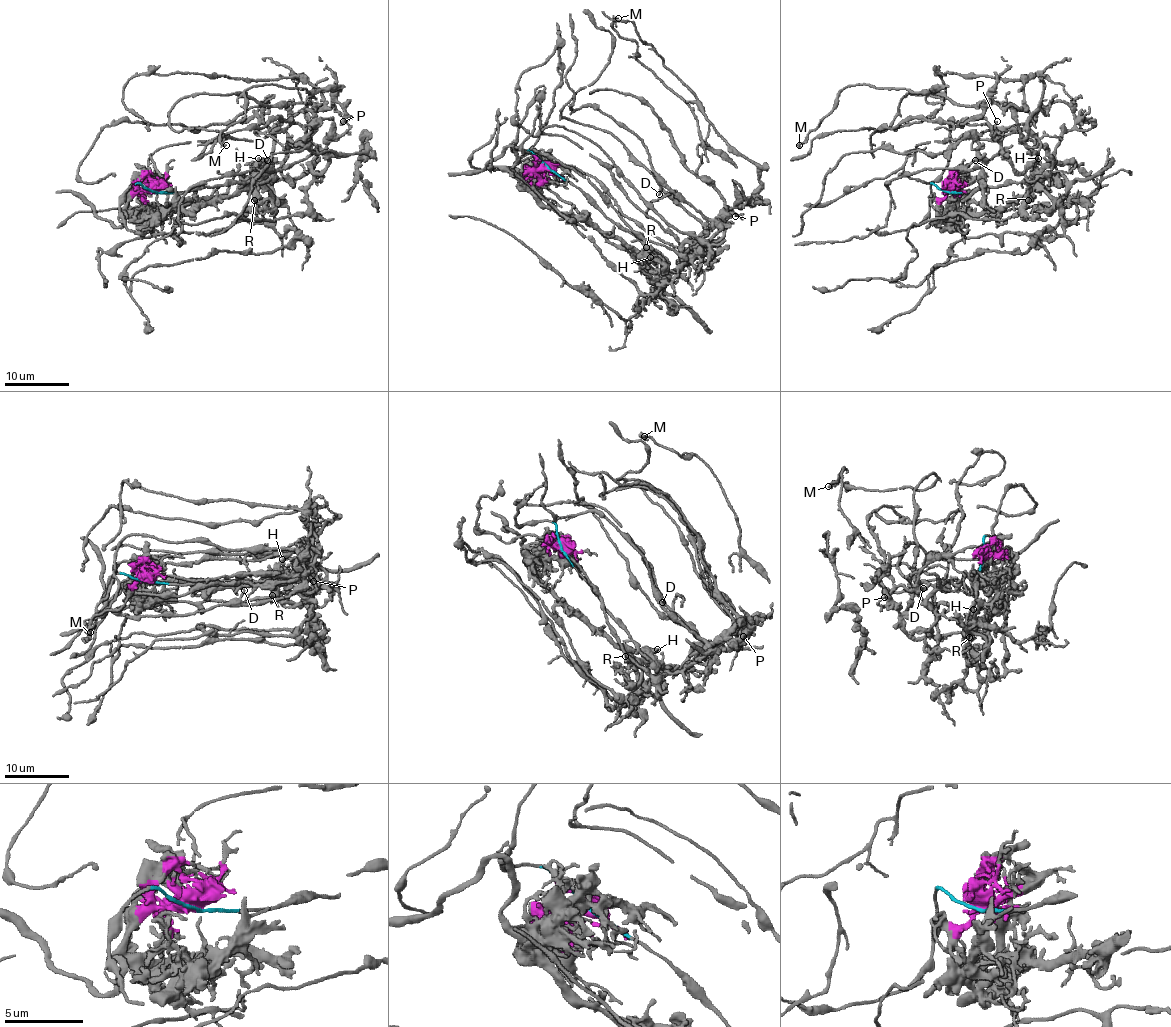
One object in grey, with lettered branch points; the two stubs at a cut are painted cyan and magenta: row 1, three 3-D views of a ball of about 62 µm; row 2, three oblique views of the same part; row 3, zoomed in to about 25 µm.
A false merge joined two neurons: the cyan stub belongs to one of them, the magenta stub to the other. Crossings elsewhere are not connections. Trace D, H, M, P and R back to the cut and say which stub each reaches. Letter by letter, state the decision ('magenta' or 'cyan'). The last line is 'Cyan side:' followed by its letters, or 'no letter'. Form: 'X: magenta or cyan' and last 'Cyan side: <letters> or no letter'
D: cyan
H: magenta
M: cyan
P: cyan
R: magenta
Cyan side: D, M, P

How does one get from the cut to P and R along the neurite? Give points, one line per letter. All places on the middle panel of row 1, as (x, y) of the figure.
P: (545, 165), (657, 251), (667, 269), (691, 248), (710, 257), (704, 244), (718, 220), (735, 215)
R: (545, 167), (529, 170), (519, 180), (545, 206), (587, 217), (604, 232), (649, 257), (650, 251), (646, 246)

